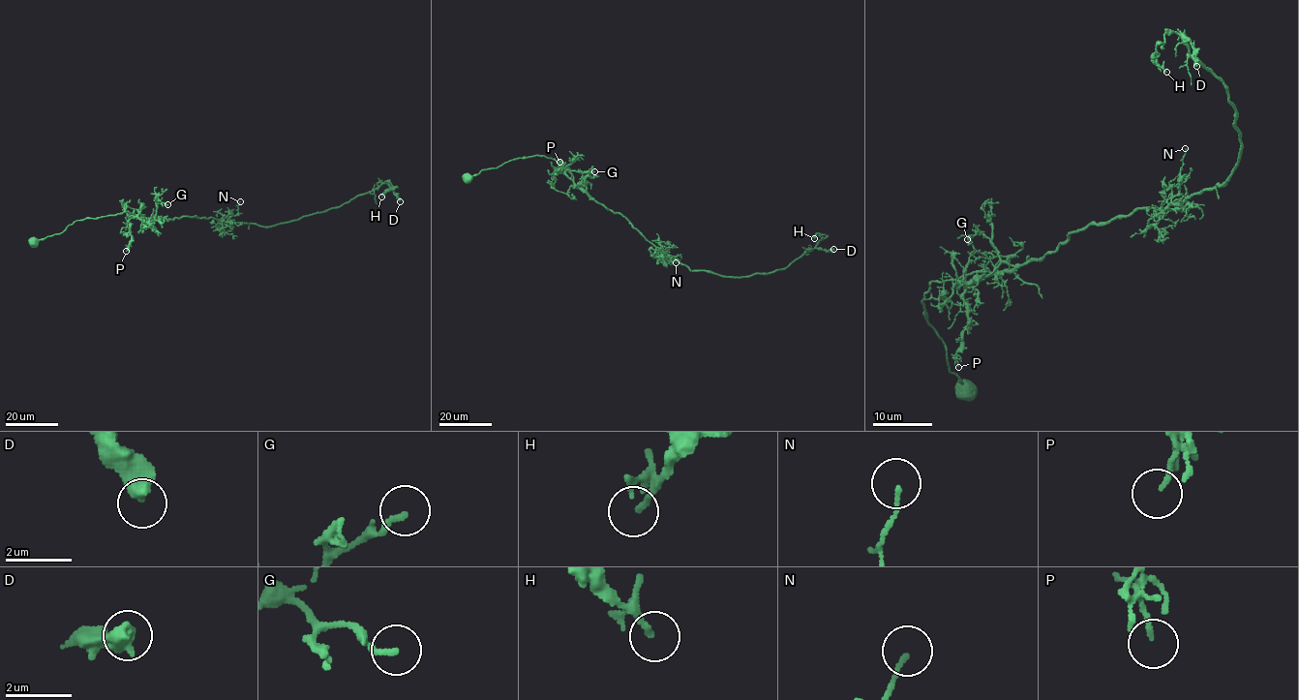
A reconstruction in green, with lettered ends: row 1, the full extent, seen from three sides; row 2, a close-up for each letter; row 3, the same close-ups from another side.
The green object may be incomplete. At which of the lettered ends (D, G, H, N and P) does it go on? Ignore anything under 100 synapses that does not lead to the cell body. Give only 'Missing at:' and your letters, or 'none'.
Missing at: none

